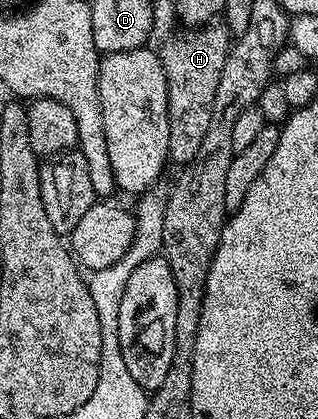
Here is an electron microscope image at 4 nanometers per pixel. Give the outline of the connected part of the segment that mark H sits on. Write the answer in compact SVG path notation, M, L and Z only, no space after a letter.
M215 21L191 30L171 47L161 48L162 68L168 85L168 125L170 126L171 164L189 165L204 142L204 133L212 122L212 101L220 86L220 72L230 52L232 36L225 22Z

